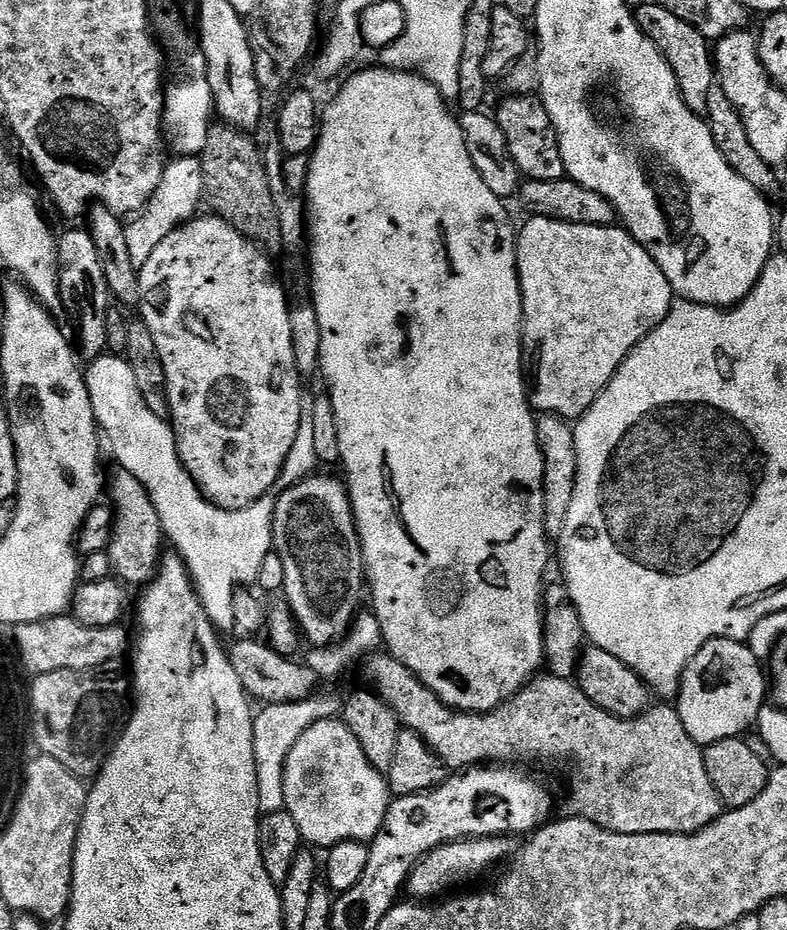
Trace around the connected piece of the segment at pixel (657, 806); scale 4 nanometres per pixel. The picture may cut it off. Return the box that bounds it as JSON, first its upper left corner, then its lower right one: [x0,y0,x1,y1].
[368,654,722,836]

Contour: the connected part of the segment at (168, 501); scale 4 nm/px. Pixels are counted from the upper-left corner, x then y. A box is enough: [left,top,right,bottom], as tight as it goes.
[85,354,276,631]

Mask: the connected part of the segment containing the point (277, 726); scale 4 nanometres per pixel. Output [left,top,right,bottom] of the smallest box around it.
[255,694,342,815]

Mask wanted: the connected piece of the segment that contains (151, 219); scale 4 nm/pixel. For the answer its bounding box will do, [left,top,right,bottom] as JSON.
[125,157,204,271]

